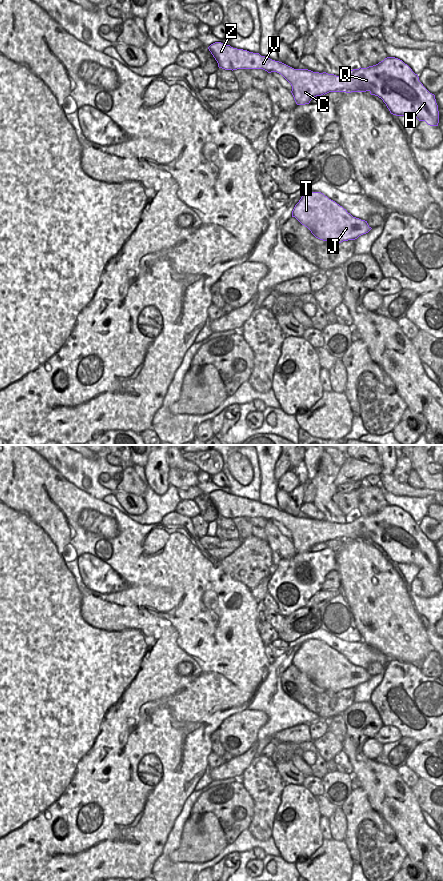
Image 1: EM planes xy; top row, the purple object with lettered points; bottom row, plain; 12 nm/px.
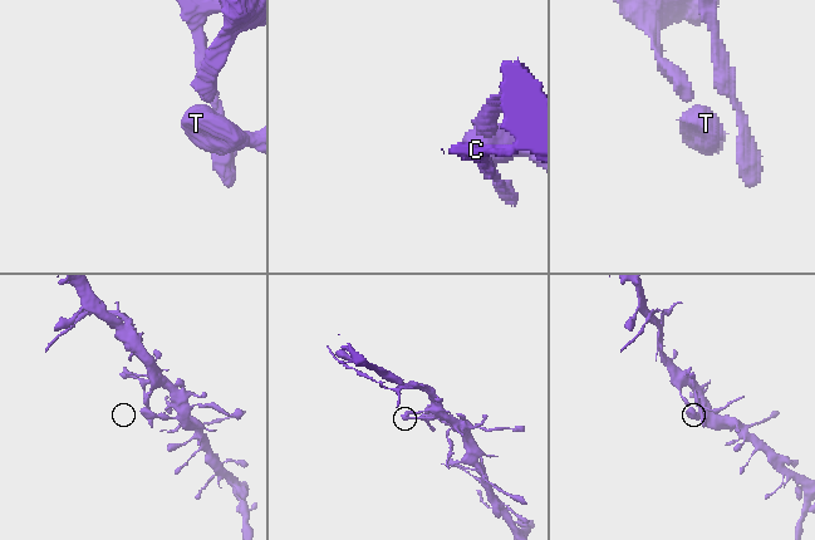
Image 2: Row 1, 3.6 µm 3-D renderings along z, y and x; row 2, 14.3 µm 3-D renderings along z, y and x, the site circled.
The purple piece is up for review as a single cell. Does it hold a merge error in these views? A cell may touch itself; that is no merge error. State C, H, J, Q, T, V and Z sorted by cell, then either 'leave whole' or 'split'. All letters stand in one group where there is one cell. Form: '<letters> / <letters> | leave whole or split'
C H J Q T V Z | leave whole

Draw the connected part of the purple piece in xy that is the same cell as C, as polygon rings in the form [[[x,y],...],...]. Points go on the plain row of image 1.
[[[221,490],[208,495],[225,518],[263,517],[281,522],[292,534],[297,553],[309,552],[316,545],[329,540],[366,540],[383,548],[390,561],[414,564],[430,574],[438,574],[439,559],[435,543],[419,529],[419,525],[402,508],[387,505],[376,513],[353,517],[345,524],[308,517],[294,517],[259,501],[233,496]]]

